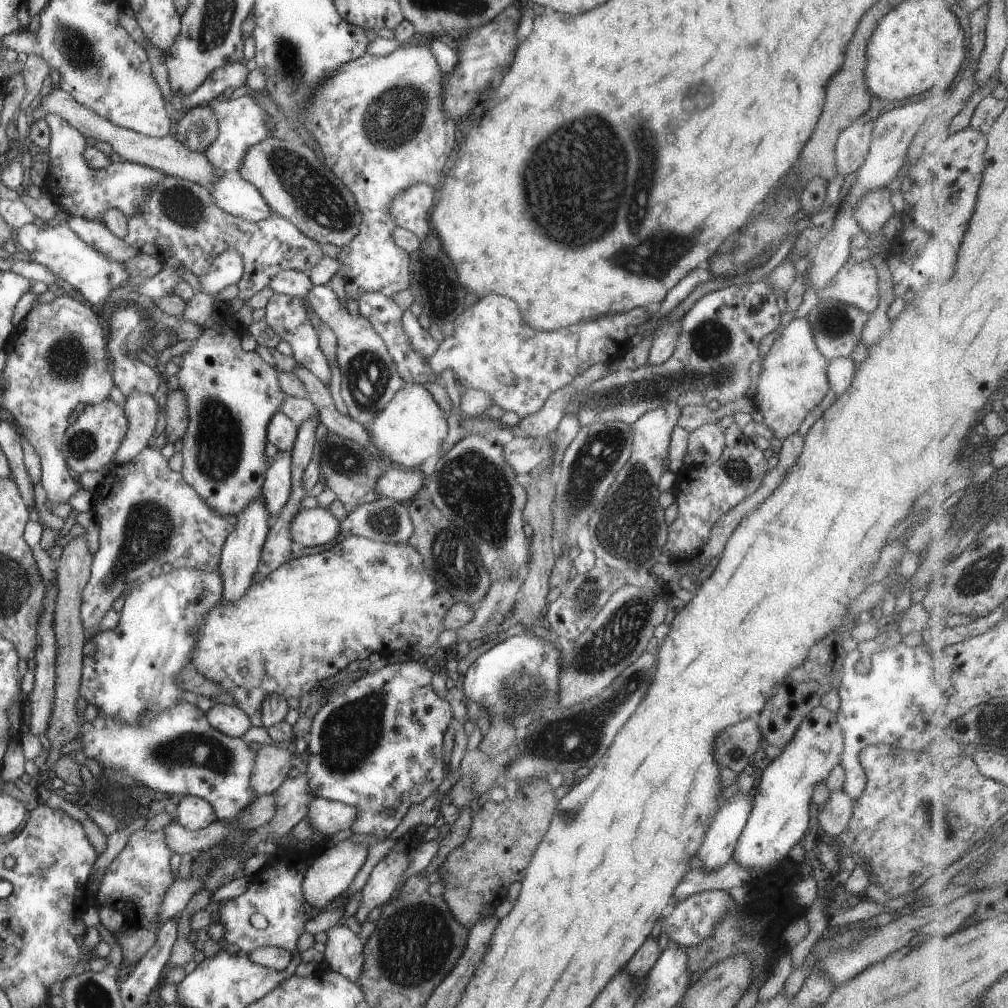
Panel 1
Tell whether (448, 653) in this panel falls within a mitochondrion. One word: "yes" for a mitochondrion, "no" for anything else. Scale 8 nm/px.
no

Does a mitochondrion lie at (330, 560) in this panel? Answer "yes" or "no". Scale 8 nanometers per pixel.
no

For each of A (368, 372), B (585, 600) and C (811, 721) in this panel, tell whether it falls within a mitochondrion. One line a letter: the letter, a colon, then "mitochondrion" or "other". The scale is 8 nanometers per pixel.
A: mitochondrion
B: mitochondrion
C: other

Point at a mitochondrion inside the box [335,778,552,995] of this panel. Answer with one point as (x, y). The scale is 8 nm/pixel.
(412, 943)

